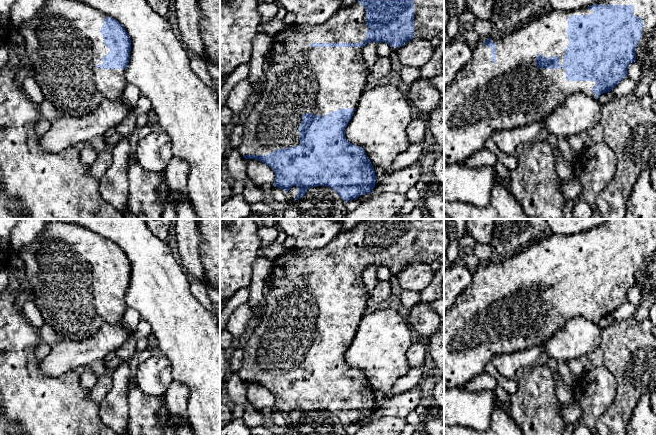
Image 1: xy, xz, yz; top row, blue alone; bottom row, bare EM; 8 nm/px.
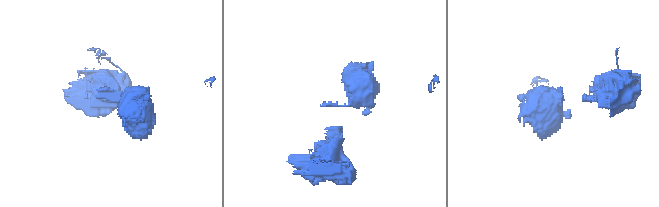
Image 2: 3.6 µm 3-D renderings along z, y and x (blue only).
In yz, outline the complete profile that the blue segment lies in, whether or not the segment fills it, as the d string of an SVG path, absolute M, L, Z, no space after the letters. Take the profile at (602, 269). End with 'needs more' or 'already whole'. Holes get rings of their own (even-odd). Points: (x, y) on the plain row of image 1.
M607 219L607 221L597 228L593 228L588 231L583 231L580 233L576 233L573 235L558 235L552 234L547 236L540 241L536 242L535 244L525 248L518 254L506 257L498 260L493 260L485 265L479 264L478 267L473 271L472 275L472 282L468 287L464 289L464 291L458 296L456 302L453 304L452 308L448 311L444 312L444 387L447 388L459 388L469 382L472 378L476 375L485 372L485 366L488 362L492 360L495 355L501 354L511 354L517 351L524 351L526 349L530 349L537 346L544 346L548 342L552 336L559 331L566 323L572 320L575 317L582 317L588 319L592 322L598 323L601 318L610 316L621 304L623 304L627 300L627 291L635 286L636 278L635 273L639 269L640 265L646 260L649 255L653 255L656 253L656 219Z; needs more

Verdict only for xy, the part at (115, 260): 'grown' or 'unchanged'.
grown

